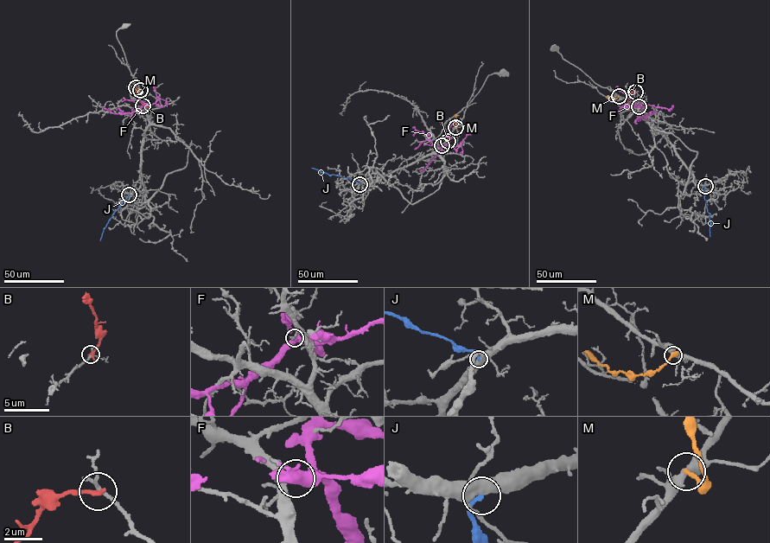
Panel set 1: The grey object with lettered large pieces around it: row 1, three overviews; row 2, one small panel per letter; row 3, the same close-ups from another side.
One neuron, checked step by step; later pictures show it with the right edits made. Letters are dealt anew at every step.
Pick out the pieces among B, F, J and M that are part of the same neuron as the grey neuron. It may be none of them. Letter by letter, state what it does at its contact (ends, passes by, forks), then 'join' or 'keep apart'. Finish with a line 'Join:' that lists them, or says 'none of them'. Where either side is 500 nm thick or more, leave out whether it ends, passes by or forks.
B: it ends | keep apart
F: it ends | keep apart
J: it ends | keep apart
M: it ends | keep apart
Join: none of them

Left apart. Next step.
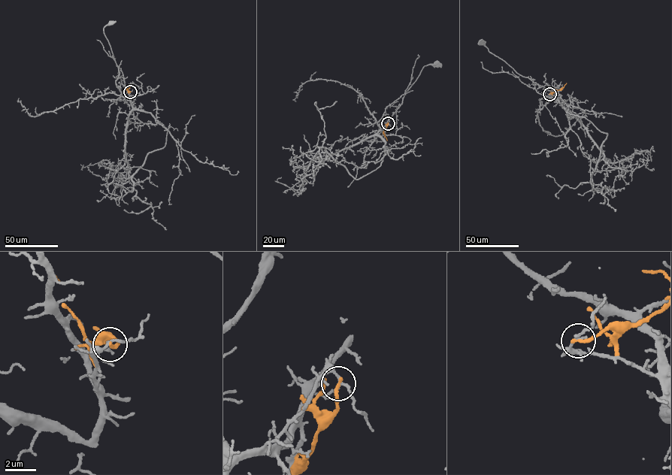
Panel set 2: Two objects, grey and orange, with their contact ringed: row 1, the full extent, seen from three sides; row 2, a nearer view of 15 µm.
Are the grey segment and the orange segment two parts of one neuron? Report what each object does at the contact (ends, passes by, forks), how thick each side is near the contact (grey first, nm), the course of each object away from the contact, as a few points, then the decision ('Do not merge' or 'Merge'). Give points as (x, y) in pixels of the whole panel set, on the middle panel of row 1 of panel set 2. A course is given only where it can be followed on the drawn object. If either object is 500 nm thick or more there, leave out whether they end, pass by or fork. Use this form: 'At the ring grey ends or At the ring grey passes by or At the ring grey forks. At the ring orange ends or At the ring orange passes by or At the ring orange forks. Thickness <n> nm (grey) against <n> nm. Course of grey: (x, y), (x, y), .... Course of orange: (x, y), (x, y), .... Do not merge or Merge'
At the ring grey passes by. At the ring orange ends. Thickness 190 nm (grey) against 240 nm. Course of grey: (388, 122), (402, 103), (404, 94), (423, 67), (437, 63). Course of orange: (388, 123), (383, 131), (387, 140). Do not merge

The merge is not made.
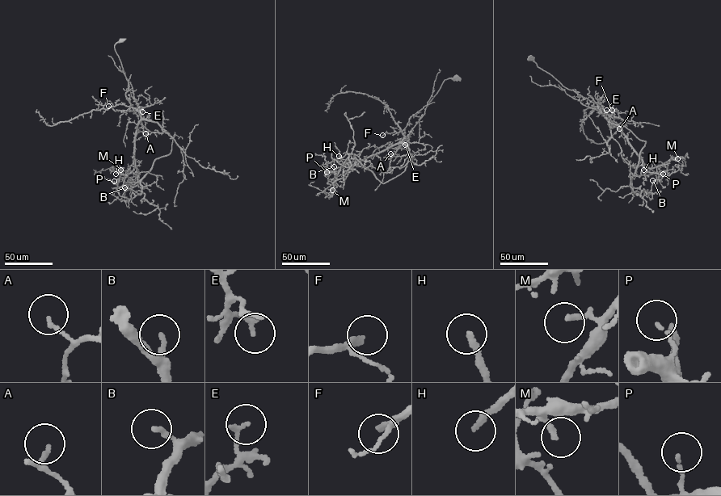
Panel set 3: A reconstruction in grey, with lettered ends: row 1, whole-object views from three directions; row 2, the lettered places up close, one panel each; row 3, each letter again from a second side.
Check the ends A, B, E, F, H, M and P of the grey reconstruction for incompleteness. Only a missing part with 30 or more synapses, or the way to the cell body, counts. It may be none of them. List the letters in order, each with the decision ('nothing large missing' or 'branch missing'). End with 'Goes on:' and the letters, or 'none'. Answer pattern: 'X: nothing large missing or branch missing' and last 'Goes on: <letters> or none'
A: nothing large missing
B: nothing large missing
E: nothing large missing
F: branch missing
H: branch missing
M: nothing large missing
P: nothing large missing
Goes on: F, H

